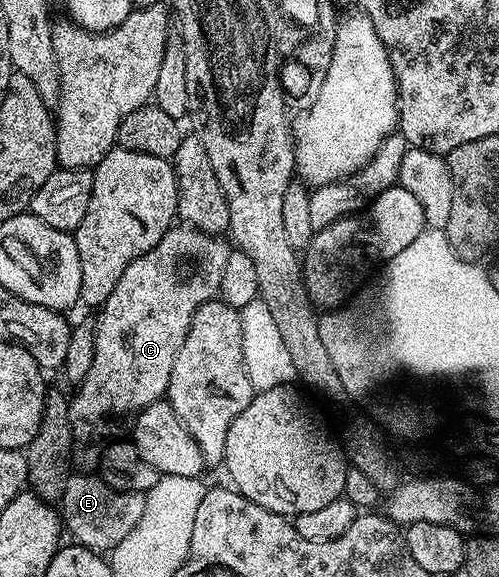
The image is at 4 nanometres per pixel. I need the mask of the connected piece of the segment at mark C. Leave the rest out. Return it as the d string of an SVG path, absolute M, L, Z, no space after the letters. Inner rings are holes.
M173 224L146 255L134 259L122 271L110 299L99 306L100 314L94 320L94 364L86 371L86 379L75 390L76 398L71 398L69 407L73 439L79 446L78 461L80 457L85 470L97 468L102 449L92 445L95 441L115 438L124 420L126 425L142 407L167 394L174 359L186 343L196 309L220 292L222 270L230 252L229 242L224 240L223 236L203 233L190 225Z

